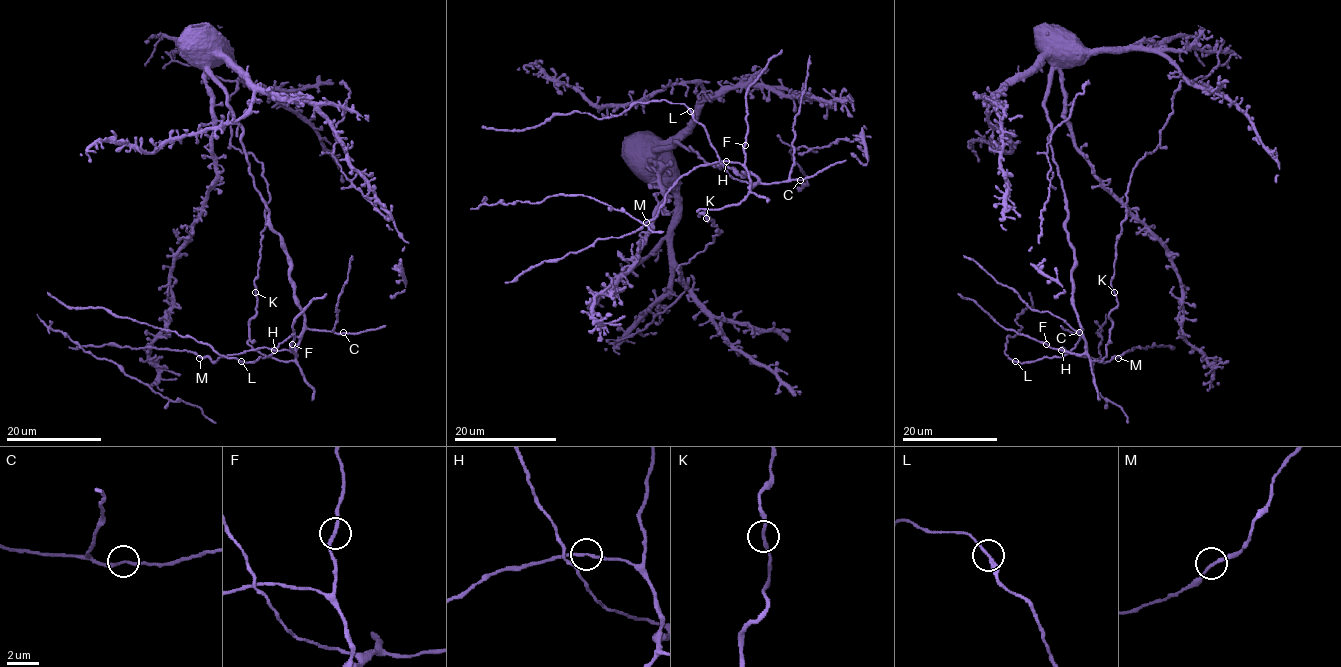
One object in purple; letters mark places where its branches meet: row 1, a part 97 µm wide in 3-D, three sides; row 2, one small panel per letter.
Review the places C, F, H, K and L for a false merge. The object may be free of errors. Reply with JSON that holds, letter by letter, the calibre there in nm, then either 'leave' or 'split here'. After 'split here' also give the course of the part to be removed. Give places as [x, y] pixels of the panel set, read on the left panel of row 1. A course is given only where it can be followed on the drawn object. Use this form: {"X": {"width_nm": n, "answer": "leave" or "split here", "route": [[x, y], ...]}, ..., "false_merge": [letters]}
{"C": {"width_nm": 180, "answer": "leave"}, "F": {"width_nm": 180, "answer": "leave"}, "H": {"width_nm": 190, "answer": "leave"}, "K": {"width_nm": 190, "answer": "leave"}, "L": {"width_nm": 200, "answer": "leave"}, "false_merge": []}

